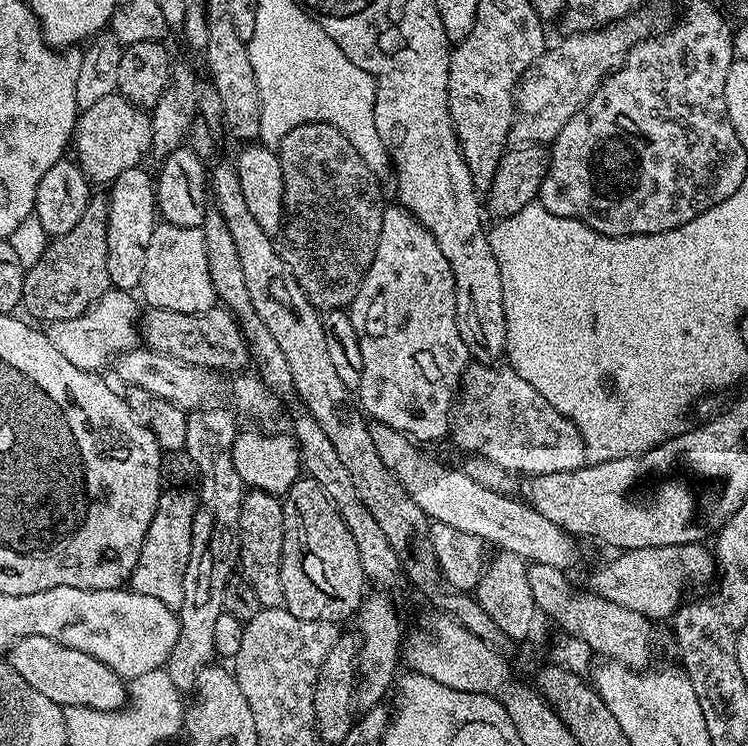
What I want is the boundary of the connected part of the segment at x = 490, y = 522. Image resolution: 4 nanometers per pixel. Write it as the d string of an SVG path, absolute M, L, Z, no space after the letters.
M373 423L370 431L382 462L395 474L429 521L454 526L454 530L466 530L466 534L474 534L485 545L497 544L497 549L518 554L525 562L571 569L571 564L576 560L577 541L523 499L515 500L512 494L482 486L470 478L463 467L451 468L440 460L431 460L420 449L423 447L417 446L403 432L396 432L390 426Z

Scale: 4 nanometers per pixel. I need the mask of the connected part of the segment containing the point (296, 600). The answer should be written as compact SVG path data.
M301 478L290 486L283 497L284 505L284 541L282 542L282 594L283 607L288 609L294 618L303 620L331 620L341 622L347 616L357 615L360 603L366 596L364 584L366 577L362 570L362 562L358 558L358 546L354 546L354 538L350 530L346 530L346 522L338 514L338 510L326 498L322 486L318 482Z

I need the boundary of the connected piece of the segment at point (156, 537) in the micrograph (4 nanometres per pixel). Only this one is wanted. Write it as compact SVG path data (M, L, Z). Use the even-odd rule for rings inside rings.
M180 488L163 489L144 535L142 550L132 572L131 589L138 593L158 598L171 608L178 608L182 602L184 576L189 562L189 548L192 545L193 516L196 513L197 497Z

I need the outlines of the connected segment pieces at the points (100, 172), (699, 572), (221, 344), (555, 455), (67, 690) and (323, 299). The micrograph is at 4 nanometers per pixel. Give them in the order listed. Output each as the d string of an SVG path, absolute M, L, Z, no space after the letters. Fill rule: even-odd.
M119 92L106 94L94 102L94 106L83 109L76 117L74 133L74 159L80 169L88 175L93 185L111 185L113 180L122 174L122 170L130 170L141 163L140 160L149 151L152 143L152 117L137 104L131 104Z
M698 543L621 551L617 560L610 561L605 568L600 568L593 574L591 591L604 600L626 606L626 610L634 610L654 622L664 620L667 616L668 619L675 617L682 603L680 595L687 584L713 583L714 556L704 547L703 543Z
M213 306L210 311L200 312L196 316L154 307L149 307L147 311L145 316L143 313L139 317L138 332L143 343L152 351L178 358L178 362L186 362L194 368L219 370L227 374L236 374L249 367L248 343L240 333L240 323L227 308Z
M500 362L469 363L454 405L450 440L468 452L464 454L494 462L509 474L521 472L524 478L573 472L586 463L584 439L578 426L554 410L526 378Z
M31 636L14 642L8 650L6 663L12 667L14 674L19 674L25 682L30 682L30 686L34 686L34 690L38 690L41 694L46 694L46 698L50 698L50 702L63 707L86 706L96 711L104 712L125 707L125 681L110 666L98 662L98 658L90 658L90 654L82 654L82 650L70 650L70 646L62 646L50 638Z
M311 120L309 124L294 126L282 138L278 155L282 162L284 183L284 222L282 225L282 255L294 278L317 310L344 310L358 294L382 234L382 218L386 201L380 189L377 173L362 162L358 150L350 146L350 138L329 124Z

